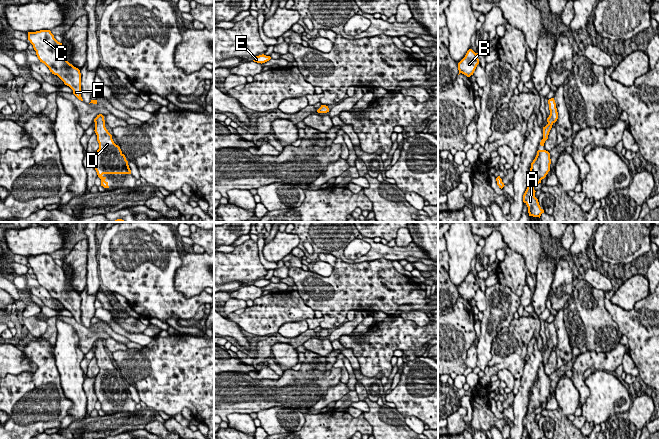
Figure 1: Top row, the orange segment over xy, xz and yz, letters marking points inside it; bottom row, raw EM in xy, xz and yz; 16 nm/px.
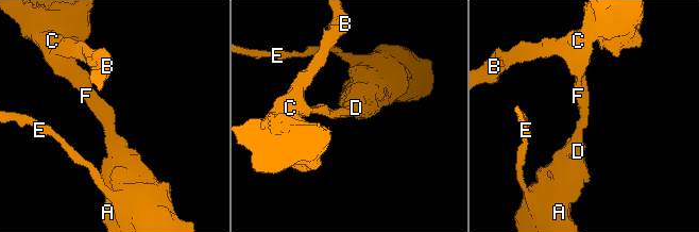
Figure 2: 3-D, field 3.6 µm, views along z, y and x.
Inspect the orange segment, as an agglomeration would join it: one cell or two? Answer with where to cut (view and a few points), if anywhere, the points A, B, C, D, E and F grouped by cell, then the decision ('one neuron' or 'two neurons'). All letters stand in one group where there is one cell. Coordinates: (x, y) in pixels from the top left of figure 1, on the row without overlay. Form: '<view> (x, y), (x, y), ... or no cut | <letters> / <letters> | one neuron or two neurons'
no cut | A B C D E F | one neuron

